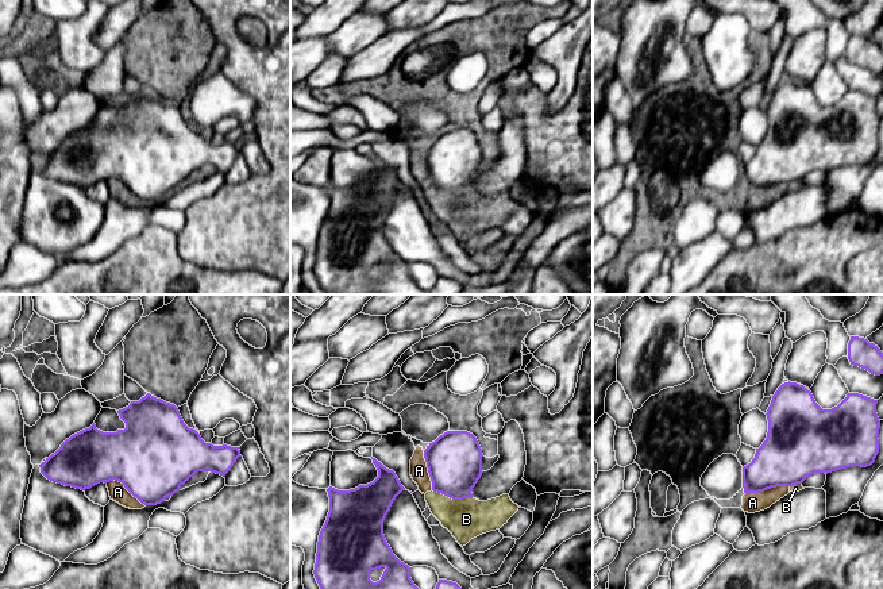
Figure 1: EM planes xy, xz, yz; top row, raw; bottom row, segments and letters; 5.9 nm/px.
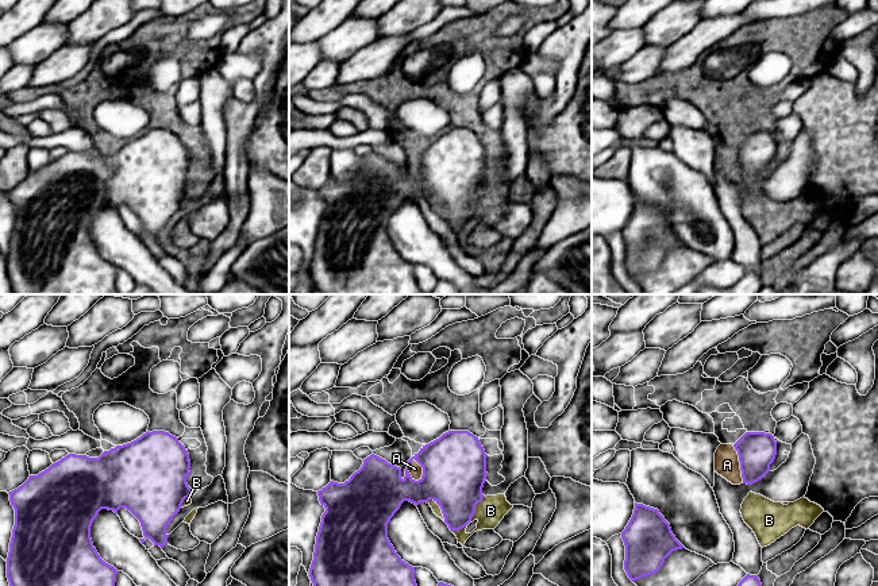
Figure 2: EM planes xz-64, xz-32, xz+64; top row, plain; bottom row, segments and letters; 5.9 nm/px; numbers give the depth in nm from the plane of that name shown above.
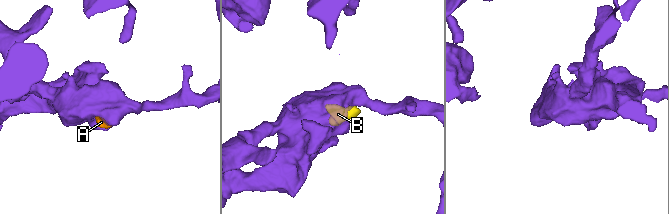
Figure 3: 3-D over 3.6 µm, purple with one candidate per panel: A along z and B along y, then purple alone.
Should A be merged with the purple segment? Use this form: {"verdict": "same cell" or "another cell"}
{"verdict": "another cell"}

